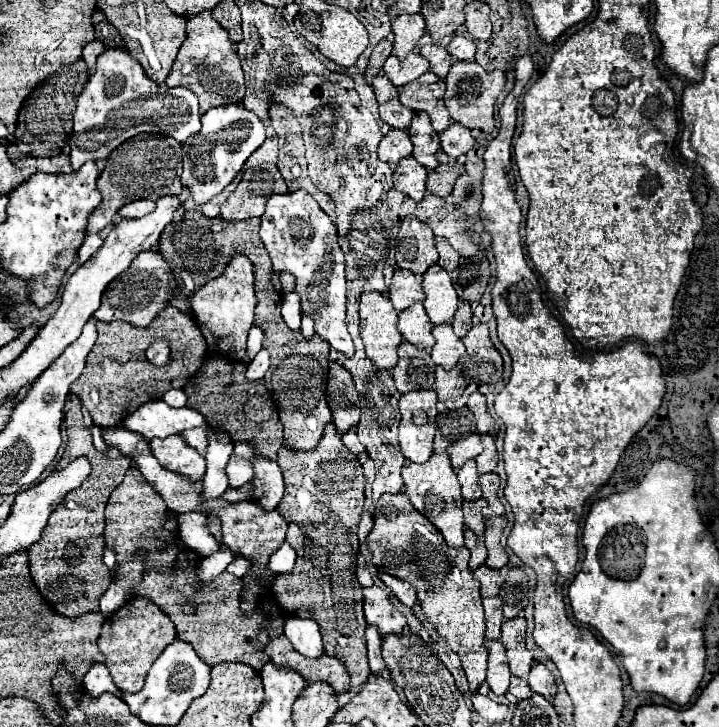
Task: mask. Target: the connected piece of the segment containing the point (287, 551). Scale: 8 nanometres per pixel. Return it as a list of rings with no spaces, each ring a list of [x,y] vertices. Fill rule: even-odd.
[[[283,542],[283,546],[281,546],[277,552],[271,554],[267,566],[269,566],[273,572],[279,572],[279,574],[289,572],[289,570],[295,566],[295,550],[293,550],[287,542]]]

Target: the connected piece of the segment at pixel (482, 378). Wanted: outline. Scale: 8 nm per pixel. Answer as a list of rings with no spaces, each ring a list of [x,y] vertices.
[[[487,324],[473,326],[463,338],[465,354],[459,360],[461,372],[469,382],[493,382],[503,374],[503,360],[489,340]]]

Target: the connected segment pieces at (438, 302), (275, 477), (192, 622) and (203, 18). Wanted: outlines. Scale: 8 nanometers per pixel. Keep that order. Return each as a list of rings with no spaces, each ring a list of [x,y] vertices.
[[[433,264],[425,276],[423,276],[423,290],[425,290],[425,310],[431,318],[431,322],[443,324],[449,322],[453,318],[453,314],[457,312],[457,292],[451,284],[449,274],[439,266]]]
[[[235,444],[235,454],[251,460],[255,466],[253,500],[257,504],[263,504],[265,510],[275,510],[285,492],[285,484],[283,484],[279,466],[267,458],[255,456],[253,448],[249,444]]]
[[[131,466],[123,482],[111,492],[105,508],[105,542],[117,554],[113,578],[117,576],[119,564],[133,560],[137,552],[145,552],[143,580],[131,588],[129,596],[149,598],[157,604],[173,620],[177,636],[189,642],[205,664],[217,666],[223,662],[241,662],[261,672],[261,668],[269,662],[269,656],[263,652],[269,644],[269,634],[265,630],[267,614],[261,608],[253,608],[251,612],[243,612],[239,608],[243,580],[233,574],[221,574],[215,580],[201,584],[195,574],[201,556],[191,552],[191,548],[181,542],[177,530],[165,530],[165,512],[169,510],[161,494],[147,484],[137,466]]]
[[[209,10],[187,20],[187,38],[179,48],[179,54],[173,62],[173,68],[165,84],[169,88],[183,86],[191,90],[193,94],[197,94],[201,112],[213,106],[223,106],[231,102],[241,104],[243,94],[245,94],[245,82],[243,82],[243,70],[241,70],[239,56],[233,50],[227,30],[221,28],[221,24],[211,16]]]

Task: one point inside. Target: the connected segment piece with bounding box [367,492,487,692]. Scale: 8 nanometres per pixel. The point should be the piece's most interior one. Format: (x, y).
(404, 543)

